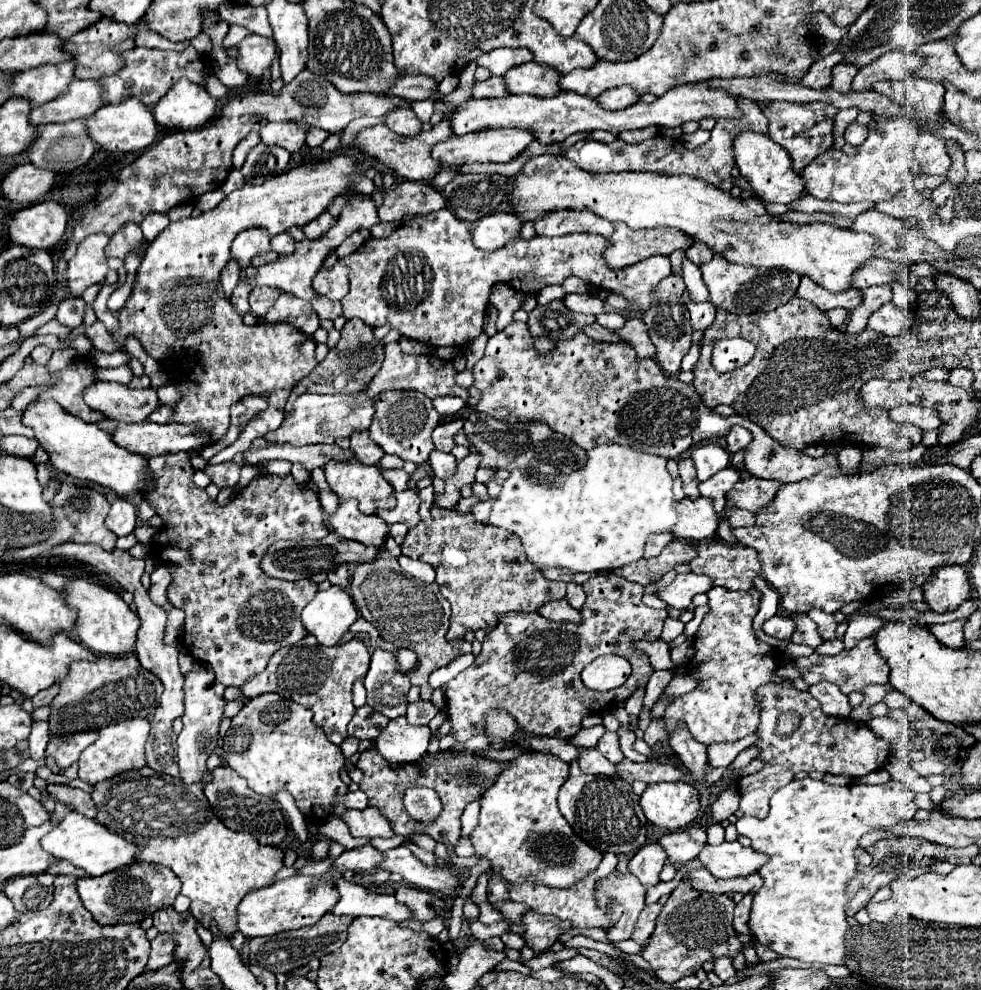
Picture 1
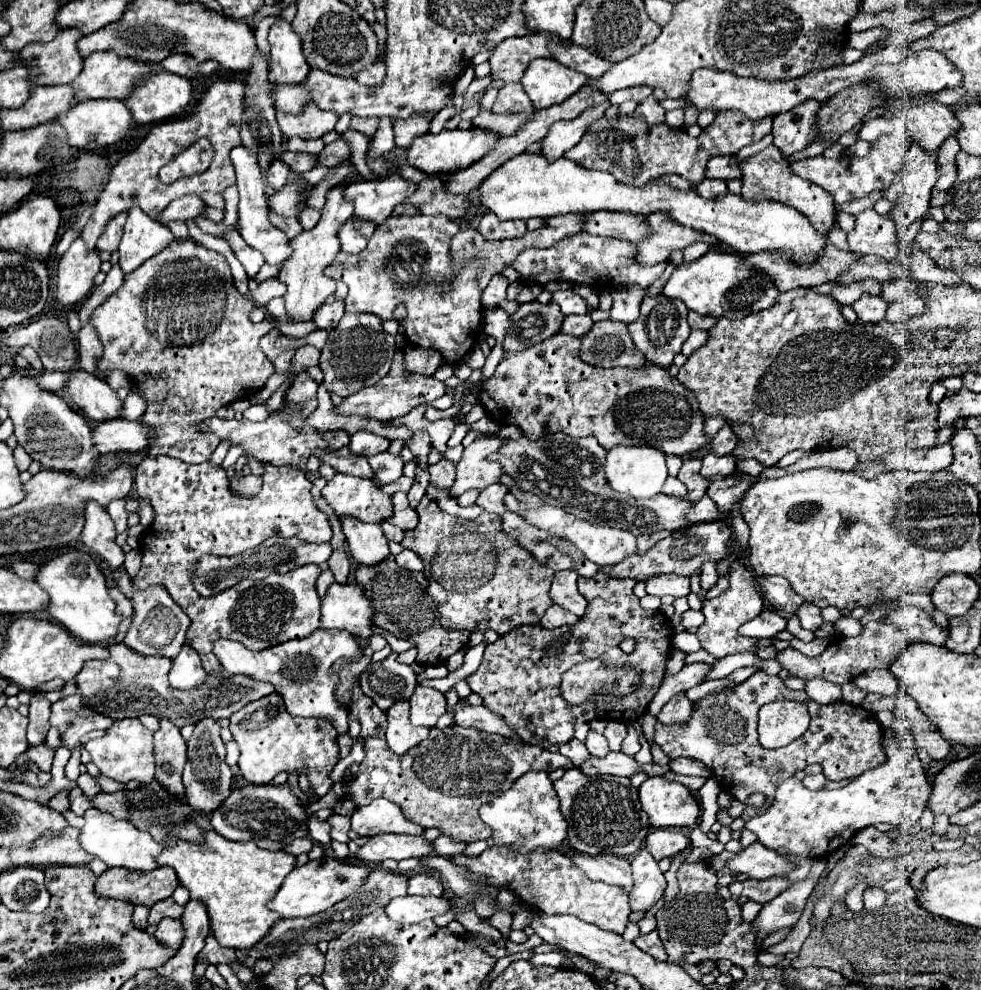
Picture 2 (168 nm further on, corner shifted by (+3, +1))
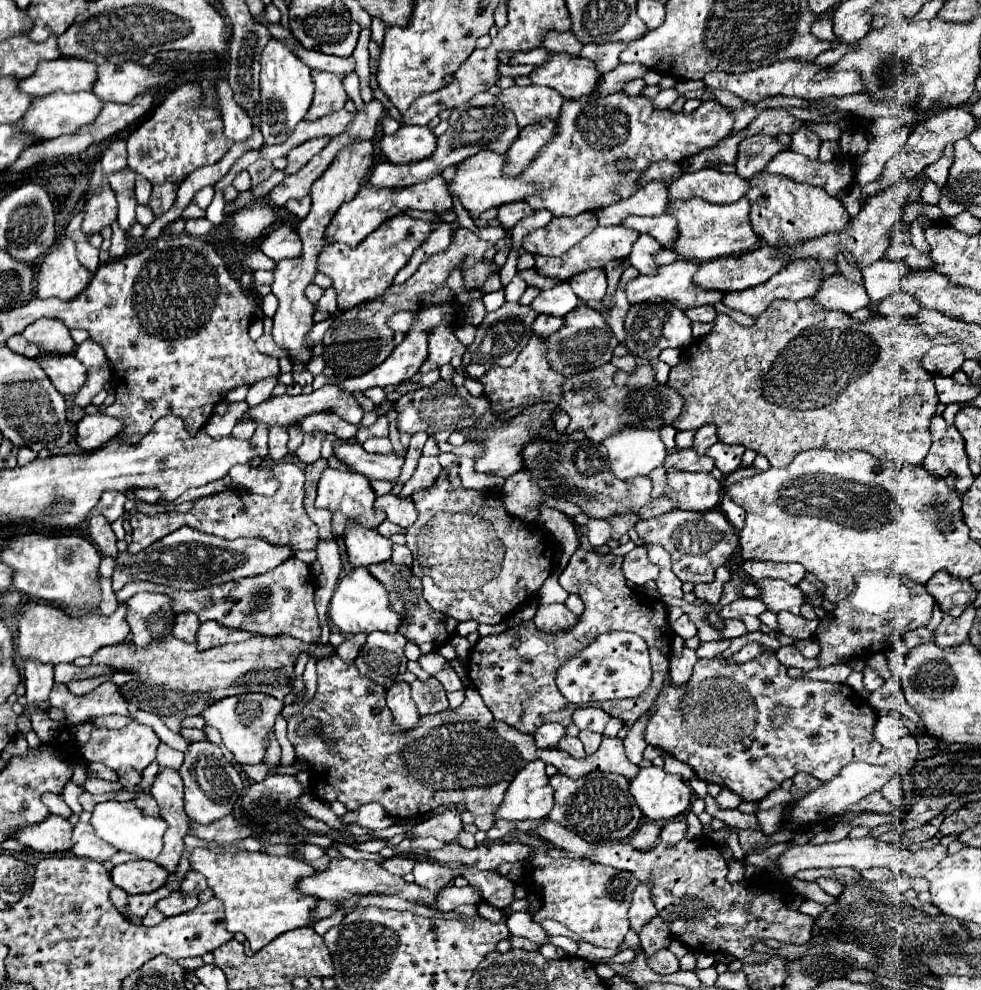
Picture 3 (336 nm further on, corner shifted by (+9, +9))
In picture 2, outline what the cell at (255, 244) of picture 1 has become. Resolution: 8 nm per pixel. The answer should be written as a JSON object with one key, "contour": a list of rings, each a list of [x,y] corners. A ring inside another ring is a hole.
{"contour":[[[235,147],[231,151],[231,161],[235,165],[235,173],[237,173],[237,187],[239,187],[239,225],[237,231],[239,235],[247,241],[249,247],[257,249],[263,253],[265,261],[271,265],[281,265],[287,257],[289,257],[289,239],[283,231],[279,231],[277,227],[271,227],[269,221],[269,207],[265,203],[265,177],[261,175],[261,171],[257,171],[257,159],[253,159],[253,155],[249,155],[249,151],[245,151],[245,147]]]}

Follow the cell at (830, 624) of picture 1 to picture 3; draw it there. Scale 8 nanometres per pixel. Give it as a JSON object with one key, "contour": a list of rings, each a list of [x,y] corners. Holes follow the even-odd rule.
{"contour":[[[761,579],[755,581],[755,587],[761,591],[761,601],[767,605],[771,613],[791,611],[799,615],[799,607],[803,605],[803,593],[783,579]]]}

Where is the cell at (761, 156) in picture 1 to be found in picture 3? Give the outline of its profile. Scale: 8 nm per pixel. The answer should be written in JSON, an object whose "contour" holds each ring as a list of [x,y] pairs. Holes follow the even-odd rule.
{"contour":[[[765,171],[749,179],[751,191],[747,199],[751,203],[751,223],[767,245],[779,247],[779,241],[805,241],[827,233],[839,233],[849,225],[849,215],[837,197],[827,195],[821,187],[801,185],[783,177],[767,175]]]}

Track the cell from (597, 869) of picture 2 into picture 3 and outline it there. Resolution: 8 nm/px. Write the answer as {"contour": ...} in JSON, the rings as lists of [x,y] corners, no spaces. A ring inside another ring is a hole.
{"contour":[[[545,819],[543,825],[535,827],[533,833],[535,833],[537,837],[541,837],[541,839],[551,841],[551,843],[553,843],[555,847],[559,847],[559,849],[565,849],[565,851],[571,851],[571,853],[579,853],[581,857],[589,857],[591,851],[595,849],[595,845],[591,845],[591,843],[579,839],[575,833],[567,831],[563,825],[553,823],[553,821],[549,821],[549,819]]]}

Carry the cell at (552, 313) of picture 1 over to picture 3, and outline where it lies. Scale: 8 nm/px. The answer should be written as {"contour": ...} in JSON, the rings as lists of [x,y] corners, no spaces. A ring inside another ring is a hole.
{"contour":[[[503,303],[497,311],[487,313],[483,323],[477,327],[475,341],[467,347],[471,353],[473,363],[481,365],[499,365],[499,367],[511,367],[525,347],[525,343],[531,339],[533,331],[531,325],[535,321],[535,311],[531,311],[529,305],[519,305],[519,303]]]}

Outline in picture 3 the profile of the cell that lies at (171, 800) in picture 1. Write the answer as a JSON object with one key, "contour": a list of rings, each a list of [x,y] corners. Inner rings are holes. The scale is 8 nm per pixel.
{"contour":[[[195,849],[191,853],[191,869],[203,873],[215,897],[225,903],[227,931],[245,933],[255,953],[285,931],[317,923],[313,911],[319,899],[297,891],[297,881],[313,875],[313,867],[289,855],[269,857],[237,849]]]}

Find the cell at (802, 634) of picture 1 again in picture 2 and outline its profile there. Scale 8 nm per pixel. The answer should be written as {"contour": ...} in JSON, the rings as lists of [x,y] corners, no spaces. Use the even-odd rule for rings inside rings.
{"contour":[[[757,577],[759,585],[761,585],[761,591],[765,595],[765,599],[775,607],[775,609],[783,609],[785,613],[791,613],[791,615],[797,615],[797,609],[805,603],[801,599],[801,595],[797,595],[793,591],[793,587],[781,579],[781,577]]]}

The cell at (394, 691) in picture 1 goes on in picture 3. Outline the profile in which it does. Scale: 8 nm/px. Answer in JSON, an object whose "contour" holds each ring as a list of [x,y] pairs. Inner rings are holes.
{"contour":[[[371,633],[363,645],[355,665],[359,673],[367,675],[371,681],[385,685],[397,673],[407,671],[407,657],[403,655],[407,639],[401,633]]]}

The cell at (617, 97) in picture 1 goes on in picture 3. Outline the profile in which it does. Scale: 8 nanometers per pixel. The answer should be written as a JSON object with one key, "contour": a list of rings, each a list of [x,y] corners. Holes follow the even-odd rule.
{"contour":[[[543,119],[535,125],[527,125],[519,131],[519,137],[515,139],[515,143],[509,147],[509,151],[505,153],[505,167],[503,167],[503,175],[505,177],[517,177],[527,163],[531,163],[535,159],[535,155],[539,153],[539,149],[555,135],[555,121]]]}

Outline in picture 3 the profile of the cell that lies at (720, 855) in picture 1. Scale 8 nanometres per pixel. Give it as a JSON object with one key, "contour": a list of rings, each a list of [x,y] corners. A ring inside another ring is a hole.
{"contour":[[[863,837],[863,839],[841,839],[837,843],[823,843],[823,845],[801,845],[801,847],[793,847],[789,851],[785,851],[779,859],[779,867],[781,867],[781,875],[783,877],[793,877],[797,871],[803,869],[817,869],[817,867],[853,867],[853,869],[869,869],[869,867],[887,867],[893,869],[901,863],[905,863],[907,859],[911,859],[913,853],[905,847],[899,845],[891,845],[891,843],[883,843],[879,839],[873,837]]]}

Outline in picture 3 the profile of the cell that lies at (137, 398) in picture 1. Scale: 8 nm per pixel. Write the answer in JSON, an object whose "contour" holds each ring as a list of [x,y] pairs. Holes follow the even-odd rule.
{"contour":[[[43,355],[39,357],[39,363],[61,395],[67,397],[77,395],[77,391],[87,379],[87,367],[81,361],[77,361],[73,355],[63,355],[63,357]]]}

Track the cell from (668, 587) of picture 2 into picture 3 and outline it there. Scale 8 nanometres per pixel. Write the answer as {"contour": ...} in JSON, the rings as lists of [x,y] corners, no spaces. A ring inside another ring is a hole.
{"contour":[[[635,547],[623,559],[623,573],[625,573],[625,579],[629,579],[633,585],[641,587],[651,579],[657,579],[659,567],[649,561],[645,547]]]}

